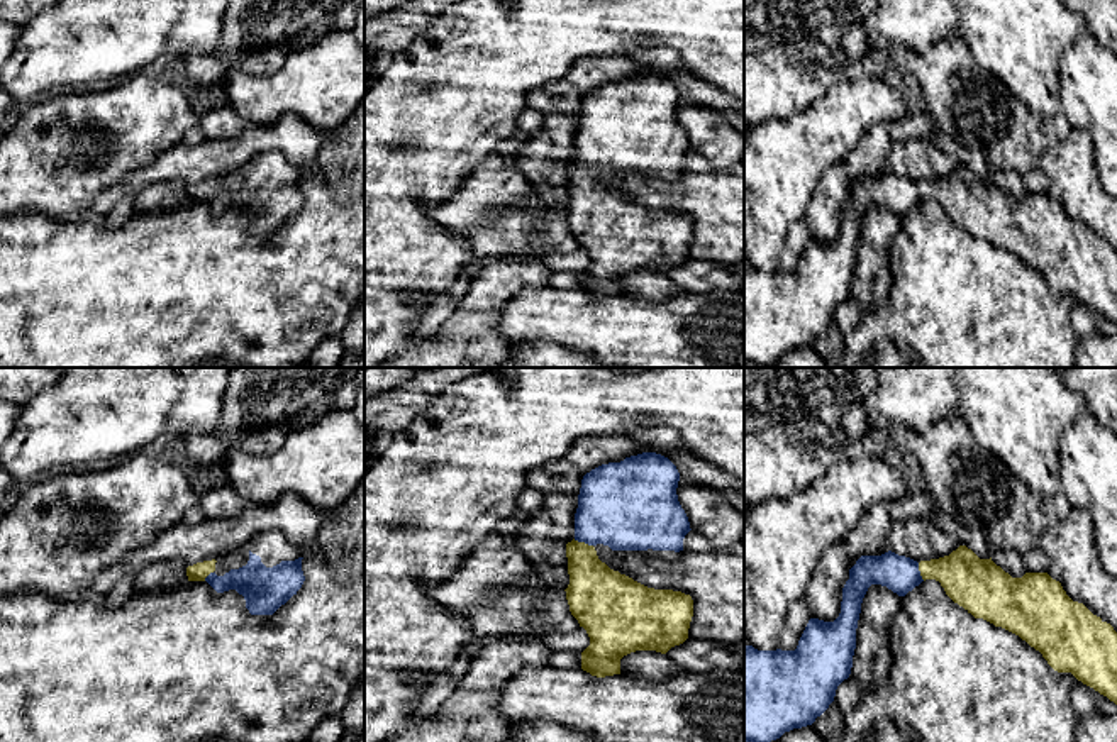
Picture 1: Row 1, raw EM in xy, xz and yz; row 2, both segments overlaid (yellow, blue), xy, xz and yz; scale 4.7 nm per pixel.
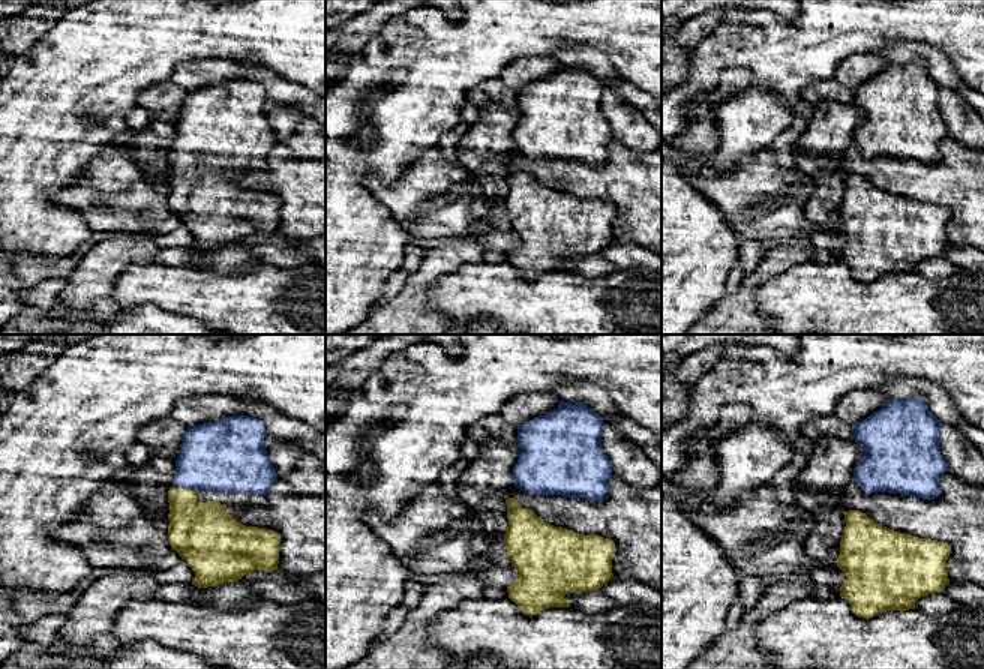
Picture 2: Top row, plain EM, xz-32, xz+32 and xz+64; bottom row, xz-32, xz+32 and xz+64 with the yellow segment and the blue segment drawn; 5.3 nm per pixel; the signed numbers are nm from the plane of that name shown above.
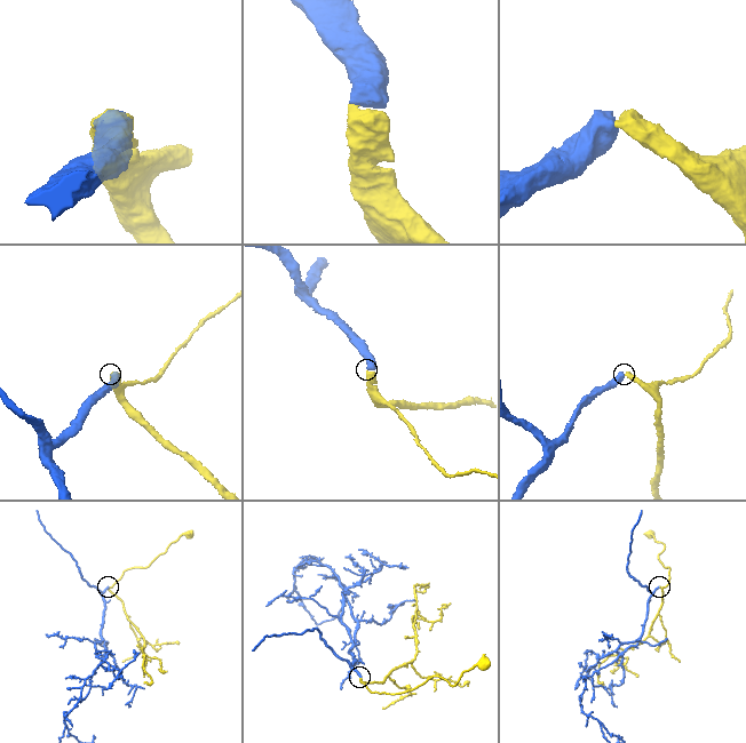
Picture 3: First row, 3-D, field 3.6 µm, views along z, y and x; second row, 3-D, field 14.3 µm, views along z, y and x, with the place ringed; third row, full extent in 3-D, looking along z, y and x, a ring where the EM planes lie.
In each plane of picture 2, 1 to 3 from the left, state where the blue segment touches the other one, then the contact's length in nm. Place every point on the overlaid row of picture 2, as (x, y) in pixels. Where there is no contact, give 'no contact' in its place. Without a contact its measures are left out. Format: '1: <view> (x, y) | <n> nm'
1: xz-32 (182, 488) | 110 nm
2: no contact
3: no contact

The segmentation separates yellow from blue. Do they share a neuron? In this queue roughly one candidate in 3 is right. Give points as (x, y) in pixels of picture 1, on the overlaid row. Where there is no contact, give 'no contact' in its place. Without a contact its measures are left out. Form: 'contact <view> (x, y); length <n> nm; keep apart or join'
contact xz (583, 542); length 100 nm; join

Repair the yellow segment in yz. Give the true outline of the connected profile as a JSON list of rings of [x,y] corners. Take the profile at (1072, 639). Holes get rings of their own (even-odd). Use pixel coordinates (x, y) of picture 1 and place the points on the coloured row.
[[[966,545],[949,556],[920,562],[888,551],[856,561],[842,588],[839,617],[834,622],[810,618],[795,651],[758,651],[744,644],[744,742],[771,742],[785,732],[812,725],[851,674],[856,628],[868,588],[881,584],[905,596],[925,579],[939,581],[946,595],[975,618],[1019,635],[1039,651],[1054,671],[1071,673],[1117,705],[1117,632],[1083,603],[1073,601],[1048,573],[1012,578],[992,557],[980,559]]]

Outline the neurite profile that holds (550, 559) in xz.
[[[544,495],[542,507],[517,522],[517,549],[532,562],[541,579],[554,590],[570,584],[566,544],[575,539],[578,496]]]

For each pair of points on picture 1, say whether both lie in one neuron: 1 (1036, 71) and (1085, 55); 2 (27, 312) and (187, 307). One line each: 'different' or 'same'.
1: different
2: same

